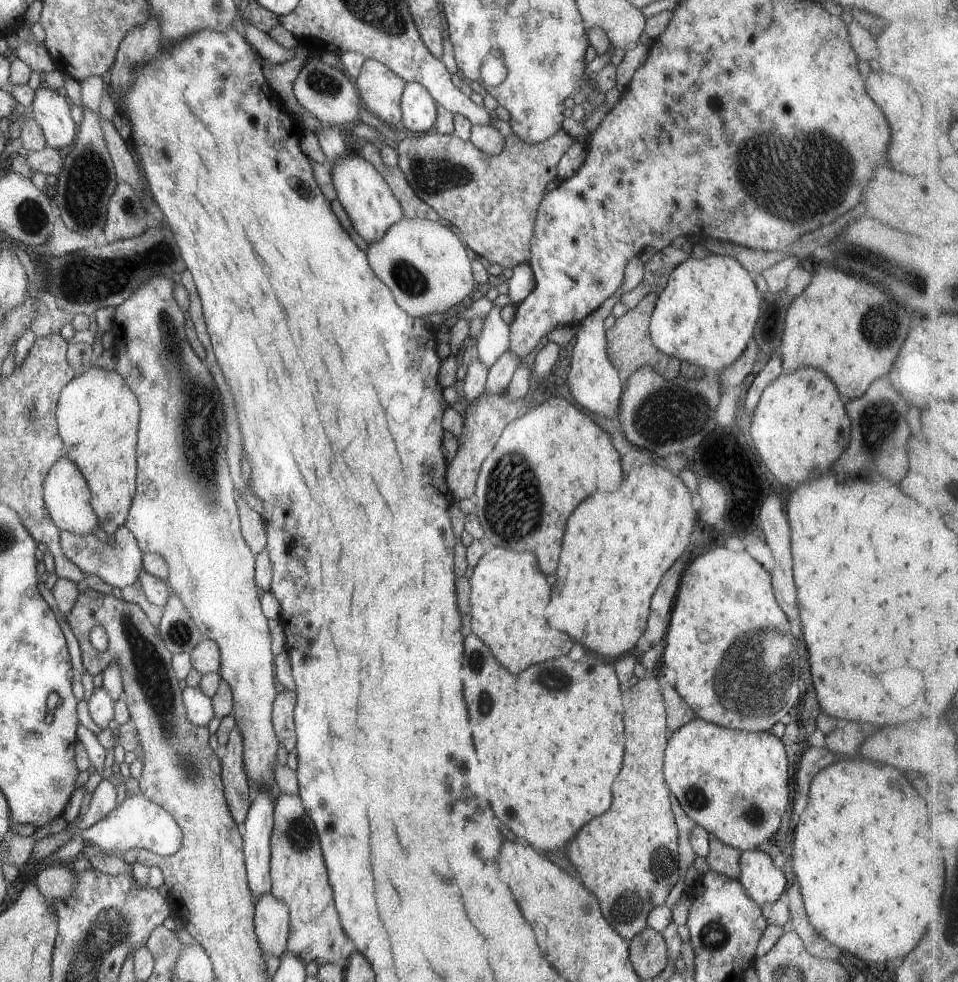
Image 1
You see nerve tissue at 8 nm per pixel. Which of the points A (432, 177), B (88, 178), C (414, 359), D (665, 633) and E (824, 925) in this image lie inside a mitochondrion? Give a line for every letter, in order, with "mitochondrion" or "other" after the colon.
A: mitochondrion
B: mitochondrion
C: other
D: other
E: other

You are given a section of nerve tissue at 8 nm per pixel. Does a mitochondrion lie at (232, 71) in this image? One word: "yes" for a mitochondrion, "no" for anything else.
no

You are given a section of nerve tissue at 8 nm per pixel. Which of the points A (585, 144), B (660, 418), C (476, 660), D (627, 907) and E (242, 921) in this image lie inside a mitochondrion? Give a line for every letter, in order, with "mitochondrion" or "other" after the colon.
A: other
B: mitochondrion
C: mitochondrion
D: mitochondrion
E: other

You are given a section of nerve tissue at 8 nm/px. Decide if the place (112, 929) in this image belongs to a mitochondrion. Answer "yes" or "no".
yes

